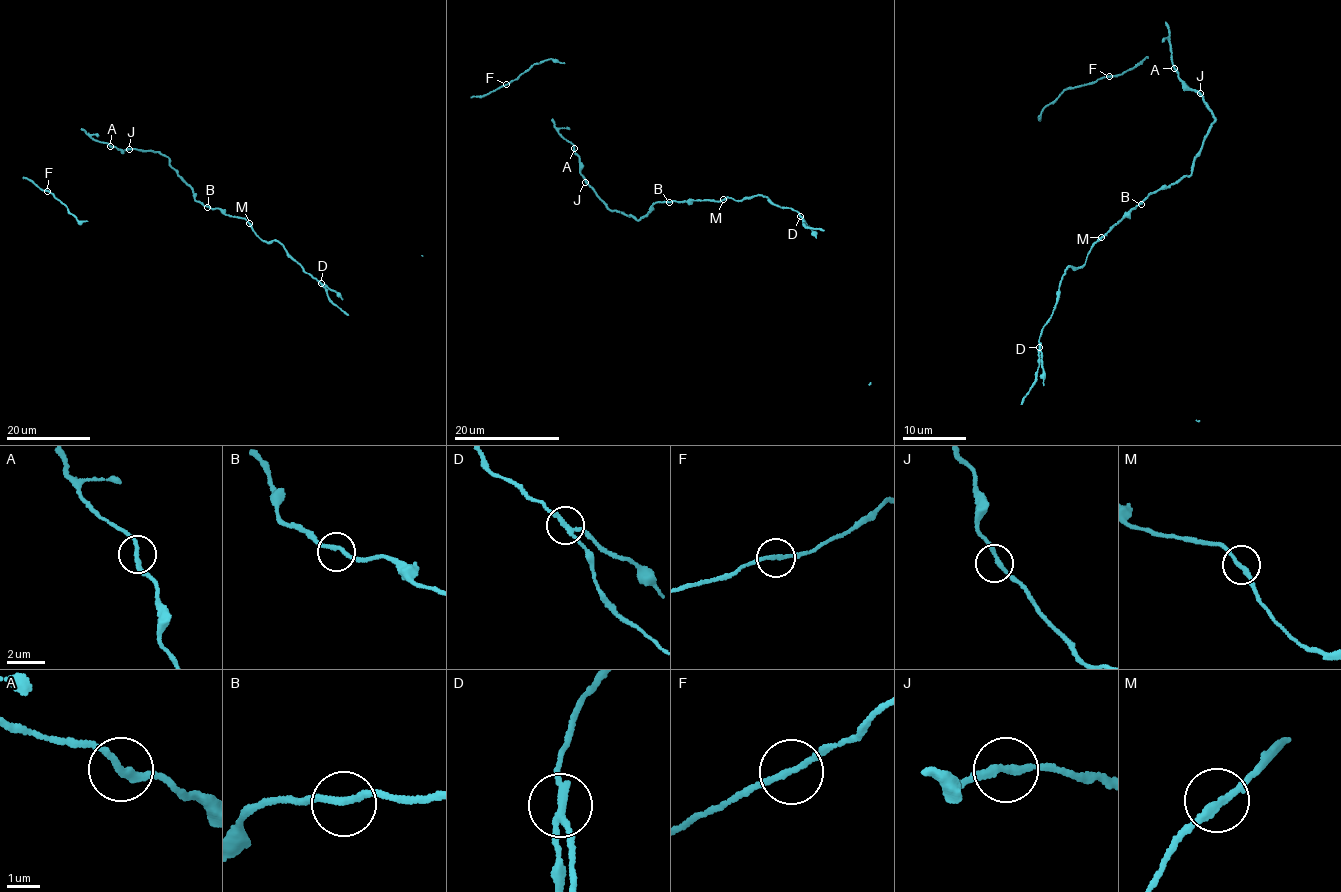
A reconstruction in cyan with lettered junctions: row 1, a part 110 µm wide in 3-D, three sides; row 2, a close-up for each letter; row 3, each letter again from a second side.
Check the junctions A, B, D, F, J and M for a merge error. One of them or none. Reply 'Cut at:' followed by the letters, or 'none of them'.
Cut at: D

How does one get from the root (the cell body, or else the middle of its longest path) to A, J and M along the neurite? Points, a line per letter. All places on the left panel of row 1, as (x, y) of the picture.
A: (207, 206), (196, 201), (192, 189), (164, 155), (134, 149), (121, 152), (110, 146)
J: (207, 206), (196, 201), (192, 189), (166, 156), (152, 150), (129, 149)
M: (207, 206), (222, 209), (225, 215), (245, 218), (249, 223)

